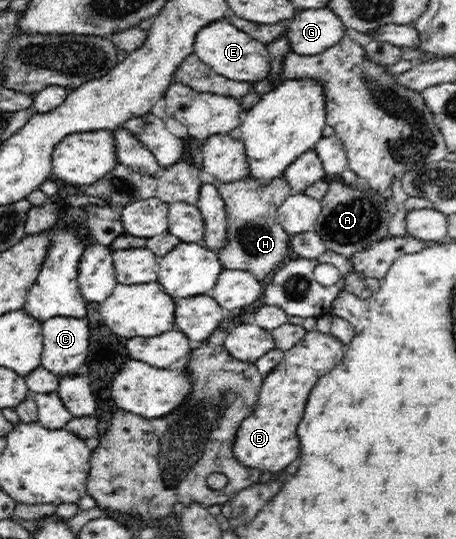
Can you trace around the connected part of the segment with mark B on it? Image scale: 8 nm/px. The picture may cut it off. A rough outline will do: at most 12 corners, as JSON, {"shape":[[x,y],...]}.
{"shape":[[308,331],[264,376],[233,446],[274,473],[299,459],[309,391],[341,361],[333,335]]}

